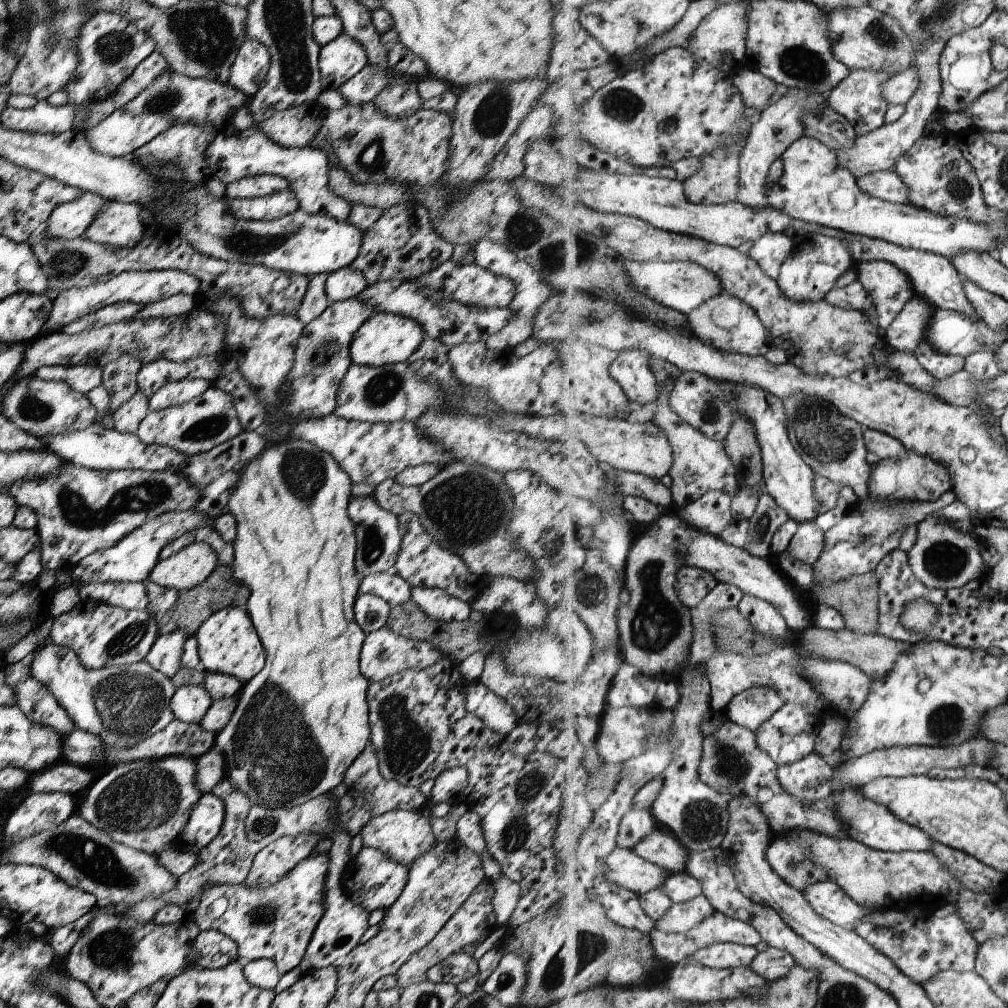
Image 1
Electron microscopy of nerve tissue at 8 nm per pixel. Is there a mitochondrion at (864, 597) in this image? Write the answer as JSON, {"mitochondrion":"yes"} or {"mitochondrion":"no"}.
{"mitochondrion":"no"}

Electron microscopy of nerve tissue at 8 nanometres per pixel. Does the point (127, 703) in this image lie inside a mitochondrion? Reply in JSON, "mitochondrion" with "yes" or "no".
{"mitochondrion":"yes"}

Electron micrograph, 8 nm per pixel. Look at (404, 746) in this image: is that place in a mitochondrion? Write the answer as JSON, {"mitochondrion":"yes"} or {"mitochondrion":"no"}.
{"mitochondrion":"yes"}

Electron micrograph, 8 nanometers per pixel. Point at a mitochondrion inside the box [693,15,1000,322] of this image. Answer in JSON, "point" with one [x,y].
{"point":[799,62]}

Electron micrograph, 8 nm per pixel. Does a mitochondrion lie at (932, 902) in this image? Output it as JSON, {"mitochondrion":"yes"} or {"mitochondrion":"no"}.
{"mitochondrion":"no"}

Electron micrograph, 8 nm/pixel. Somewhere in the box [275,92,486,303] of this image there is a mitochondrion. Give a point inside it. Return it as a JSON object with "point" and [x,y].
{"point":[375,158]}

